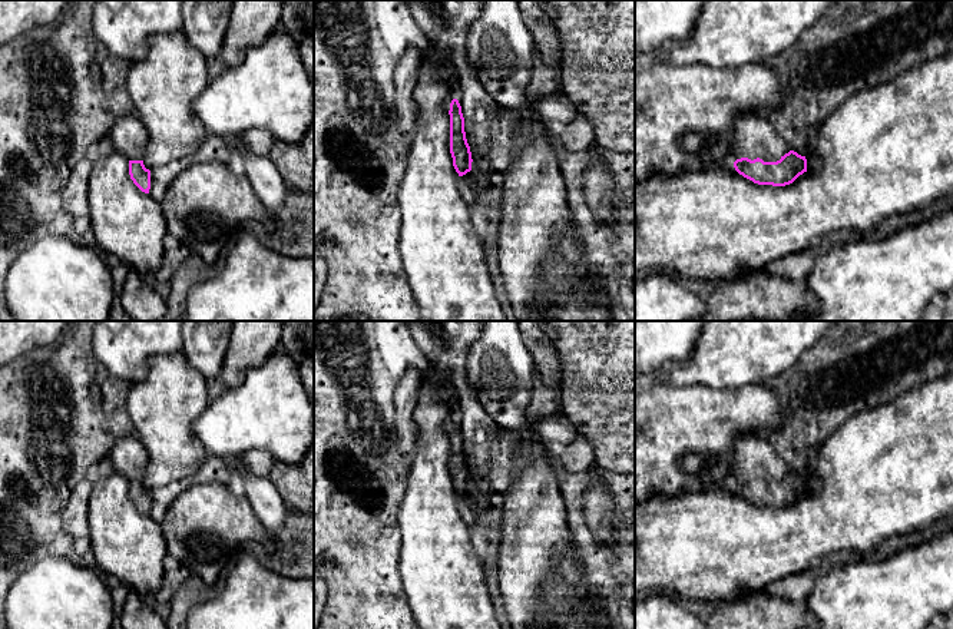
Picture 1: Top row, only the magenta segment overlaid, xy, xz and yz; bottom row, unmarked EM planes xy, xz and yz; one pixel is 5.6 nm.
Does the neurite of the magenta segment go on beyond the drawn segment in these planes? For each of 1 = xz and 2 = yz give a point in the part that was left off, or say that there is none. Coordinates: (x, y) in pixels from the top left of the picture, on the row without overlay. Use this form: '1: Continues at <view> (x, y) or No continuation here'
1: No continuation here
2: Continues at yz (754, 457)

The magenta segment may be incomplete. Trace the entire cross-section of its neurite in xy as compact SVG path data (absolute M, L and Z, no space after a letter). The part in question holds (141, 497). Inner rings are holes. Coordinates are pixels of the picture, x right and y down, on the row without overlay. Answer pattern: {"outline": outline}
{"outline": "M136 436L119 438L107 457L112 460L115 471L129 480L129 496L133 504L142 513L149 514L150 491L143 486L149 456Z"}

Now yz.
{"outline": "M738 434L731 466L735 491L754 504L785 507L807 493L805 477L791 471L764 436Z"}

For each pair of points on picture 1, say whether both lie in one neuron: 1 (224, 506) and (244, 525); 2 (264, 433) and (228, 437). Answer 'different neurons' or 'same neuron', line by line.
1: same neuron
2: same neuron

